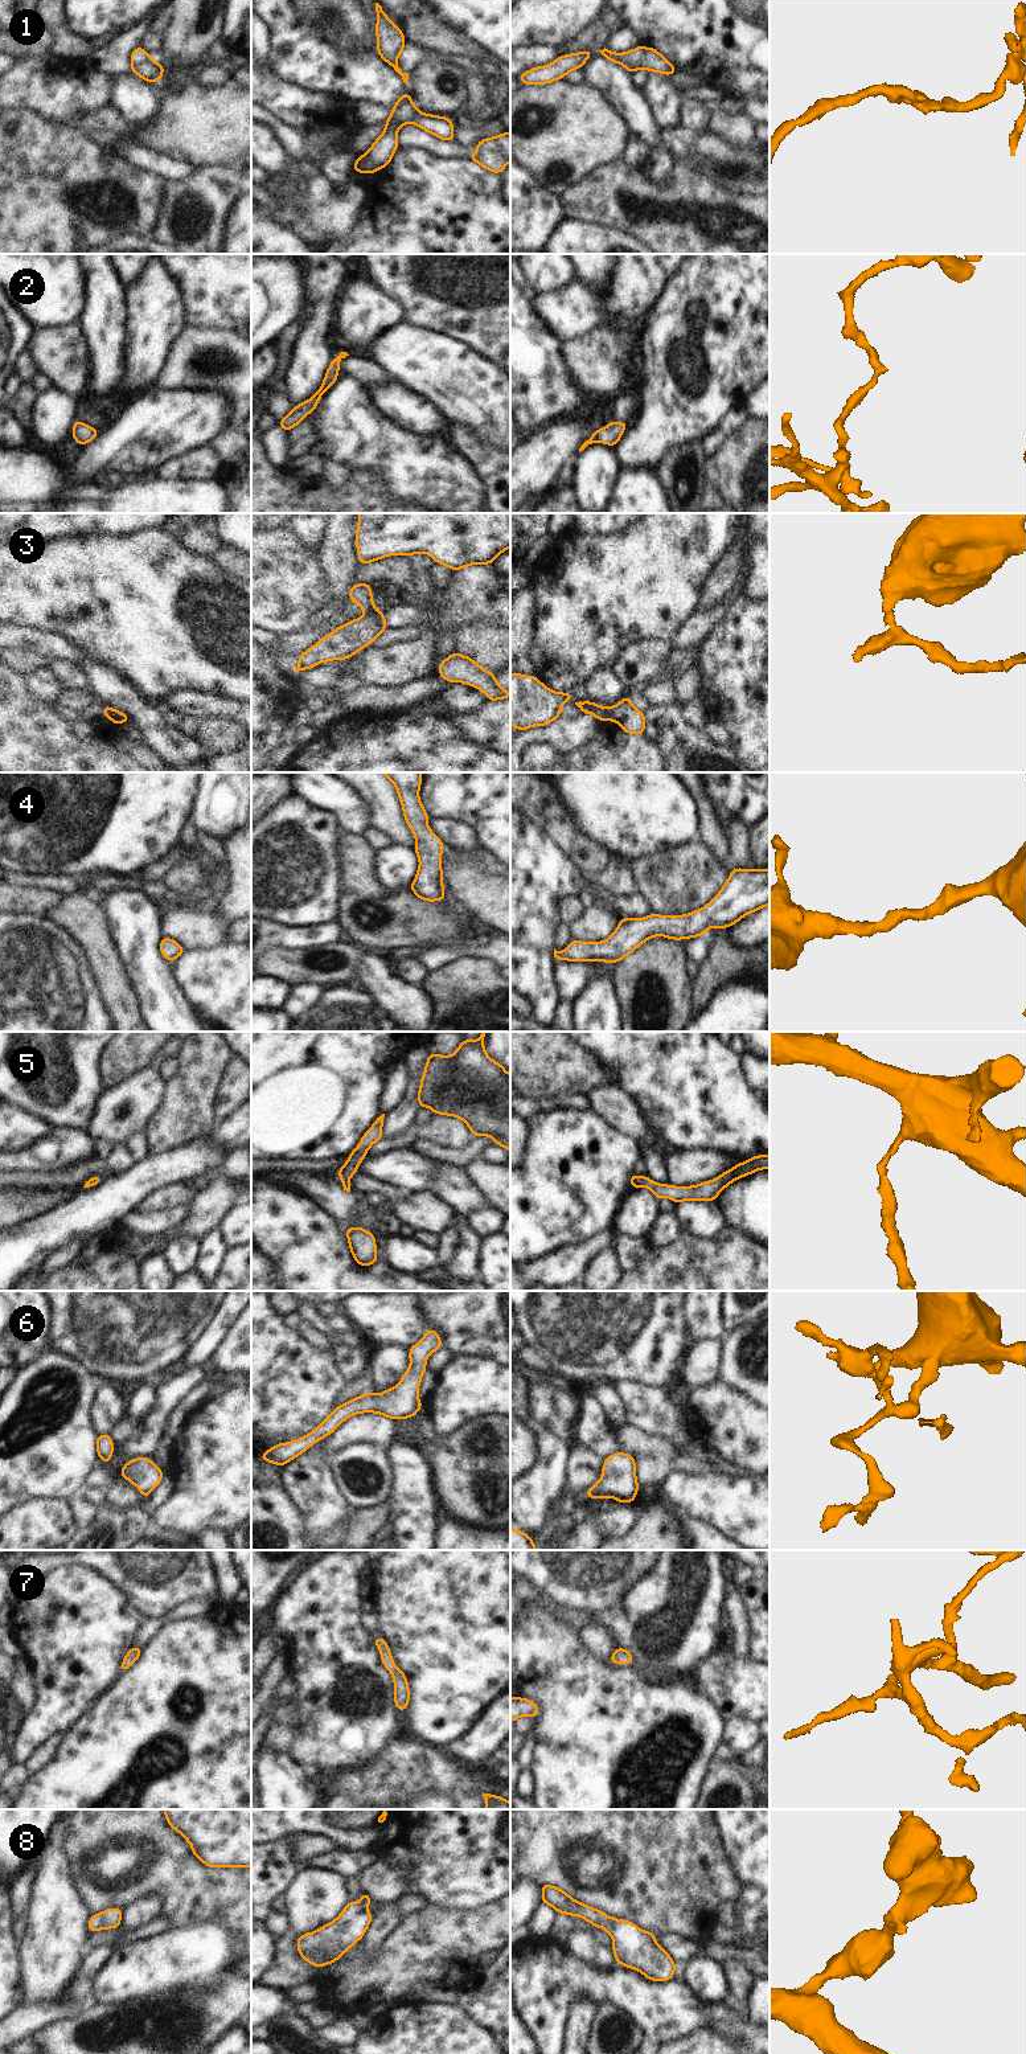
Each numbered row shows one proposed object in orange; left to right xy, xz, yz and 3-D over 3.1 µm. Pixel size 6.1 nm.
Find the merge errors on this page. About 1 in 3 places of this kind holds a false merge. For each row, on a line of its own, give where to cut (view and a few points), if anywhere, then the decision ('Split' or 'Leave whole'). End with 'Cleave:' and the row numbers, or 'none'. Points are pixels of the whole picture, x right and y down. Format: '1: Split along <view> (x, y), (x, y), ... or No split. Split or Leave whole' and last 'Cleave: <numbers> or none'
1: Split along xz (411, 102), (405, 102), (392, 111). Split
2: No split. Leave whole
3: Split along yz (610, 708), (607, 718). Split
4: No split. Leave whole
5: No split. Leave whole
6: No split. Leave whole
7: No split. Leave whole
8: No split. Leave whole
Cleave: 1, 3.

